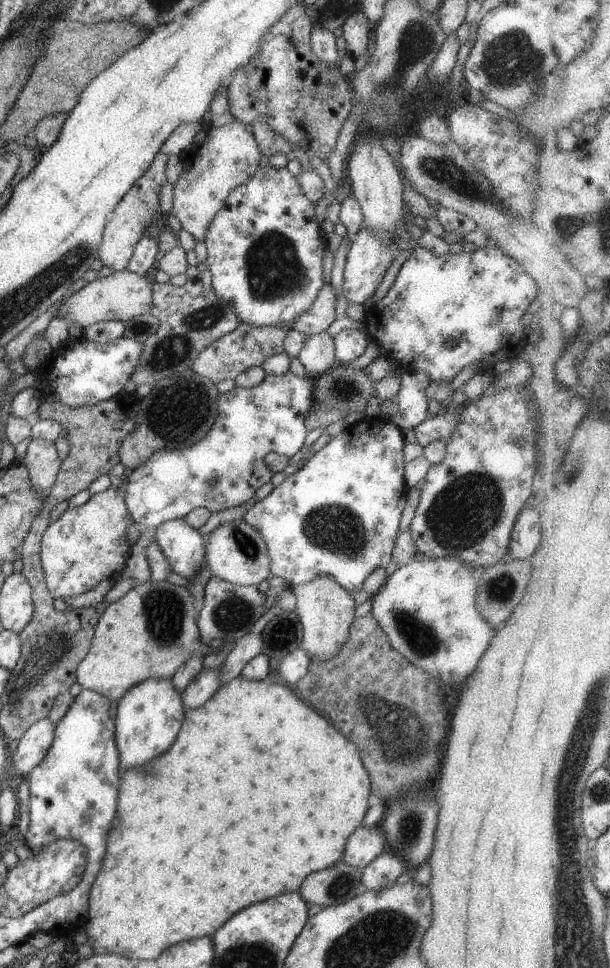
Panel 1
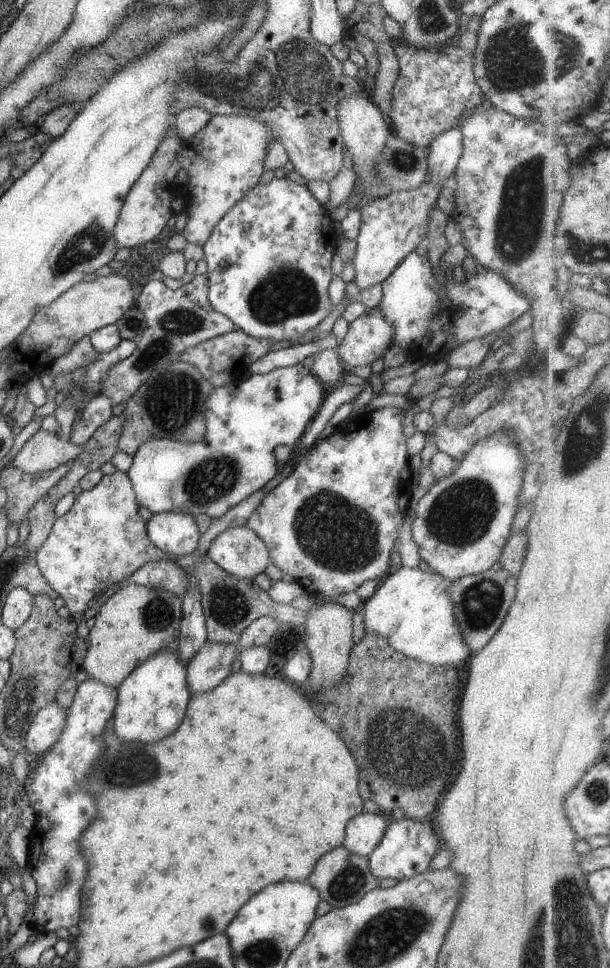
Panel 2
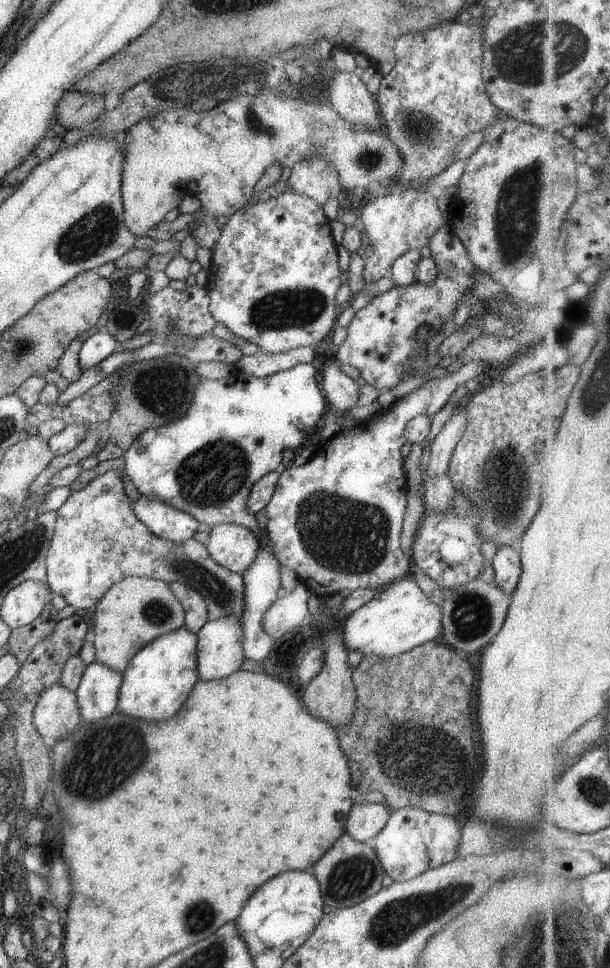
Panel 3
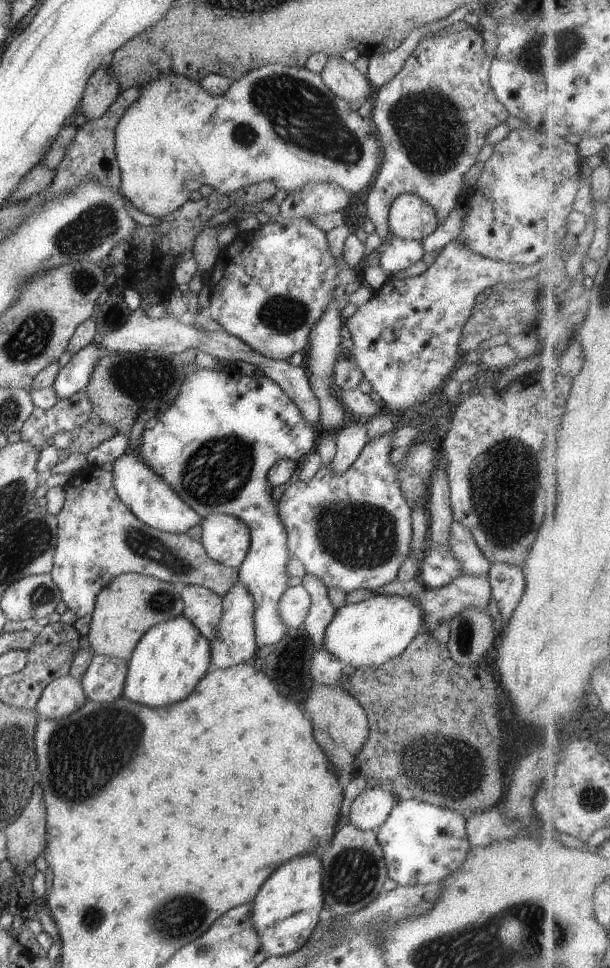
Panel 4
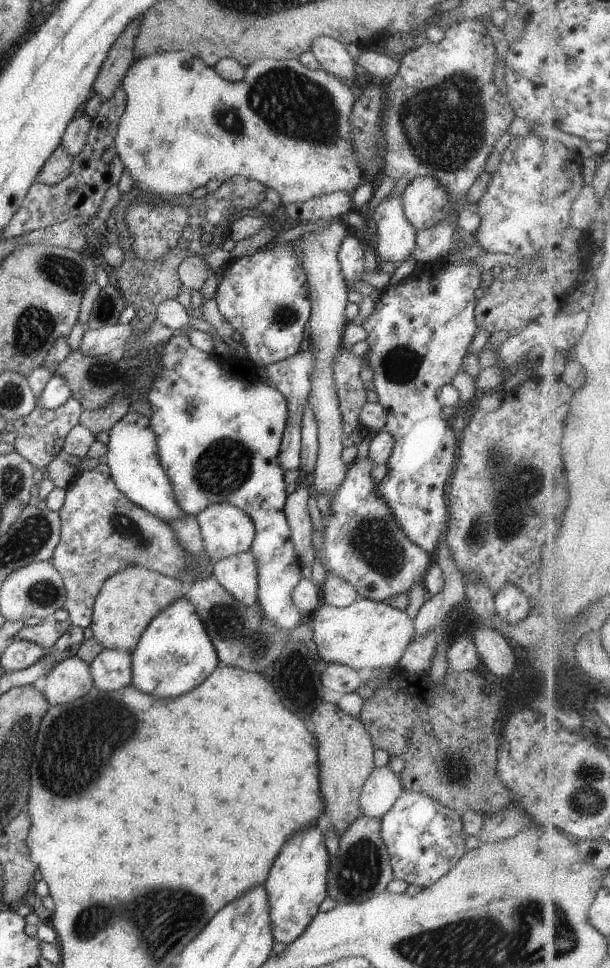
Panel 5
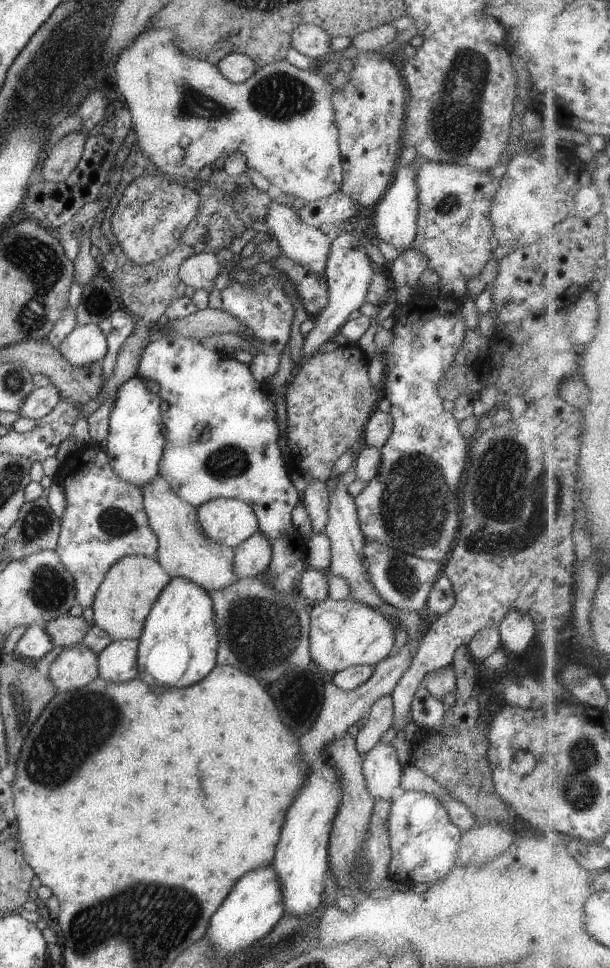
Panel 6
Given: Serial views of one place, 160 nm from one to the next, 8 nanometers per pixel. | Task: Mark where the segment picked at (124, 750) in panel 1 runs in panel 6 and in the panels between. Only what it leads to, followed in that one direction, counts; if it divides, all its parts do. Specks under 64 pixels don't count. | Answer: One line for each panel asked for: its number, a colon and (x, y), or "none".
2: (150, 701)
3: (157, 679)
4: (170, 657)
5: (173, 654)
6: (177, 645)

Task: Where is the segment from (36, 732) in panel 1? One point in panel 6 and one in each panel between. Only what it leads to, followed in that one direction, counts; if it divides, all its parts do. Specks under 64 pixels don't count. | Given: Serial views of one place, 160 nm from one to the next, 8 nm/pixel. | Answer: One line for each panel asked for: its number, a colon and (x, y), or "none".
2: (46, 726)
3: (55, 713)
4: (62, 695)
5: (68, 680)
6: (74, 666)

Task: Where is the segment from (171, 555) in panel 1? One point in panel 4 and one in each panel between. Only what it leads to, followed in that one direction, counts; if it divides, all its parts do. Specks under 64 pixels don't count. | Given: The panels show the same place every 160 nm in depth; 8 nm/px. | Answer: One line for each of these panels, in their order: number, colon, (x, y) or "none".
2: (176, 534)
3: (163, 520)
4: (148, 496)

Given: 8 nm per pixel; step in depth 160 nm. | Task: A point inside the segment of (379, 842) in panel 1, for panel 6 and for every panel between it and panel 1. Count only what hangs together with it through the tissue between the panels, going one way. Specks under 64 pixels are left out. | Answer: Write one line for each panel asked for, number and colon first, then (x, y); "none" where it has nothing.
2: (362, 833)
3: (364, 819)
4: (368, 810)
5: (382, 787)
6: (381, 771)

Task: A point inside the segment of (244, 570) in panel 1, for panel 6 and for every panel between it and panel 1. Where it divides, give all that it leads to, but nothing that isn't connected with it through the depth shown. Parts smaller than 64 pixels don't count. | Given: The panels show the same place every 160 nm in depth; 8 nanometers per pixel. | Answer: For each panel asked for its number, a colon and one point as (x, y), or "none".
2: (237, 550)
3: (232, 546)
4: (225, 539)
5: (225, 530)
6: (227, 521)

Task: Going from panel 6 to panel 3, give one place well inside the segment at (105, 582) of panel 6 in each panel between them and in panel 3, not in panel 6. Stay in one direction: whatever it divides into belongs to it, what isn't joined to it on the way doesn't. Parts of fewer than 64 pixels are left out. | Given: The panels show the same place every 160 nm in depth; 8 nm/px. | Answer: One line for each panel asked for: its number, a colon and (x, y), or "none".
3: (133, 611)
4: (124, 609)
5: (128, 600)

